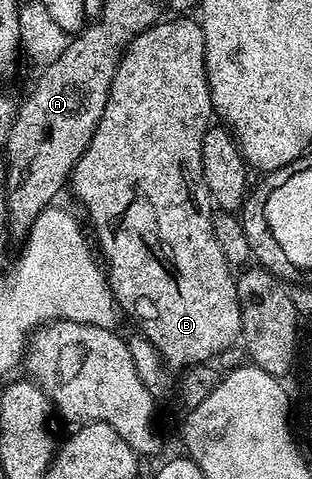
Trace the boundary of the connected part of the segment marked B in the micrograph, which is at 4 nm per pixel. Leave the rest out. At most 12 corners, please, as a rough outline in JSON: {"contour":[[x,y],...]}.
{"contour":[[201,21],[122,51],[69,185],[167,367],[242,333]]}

